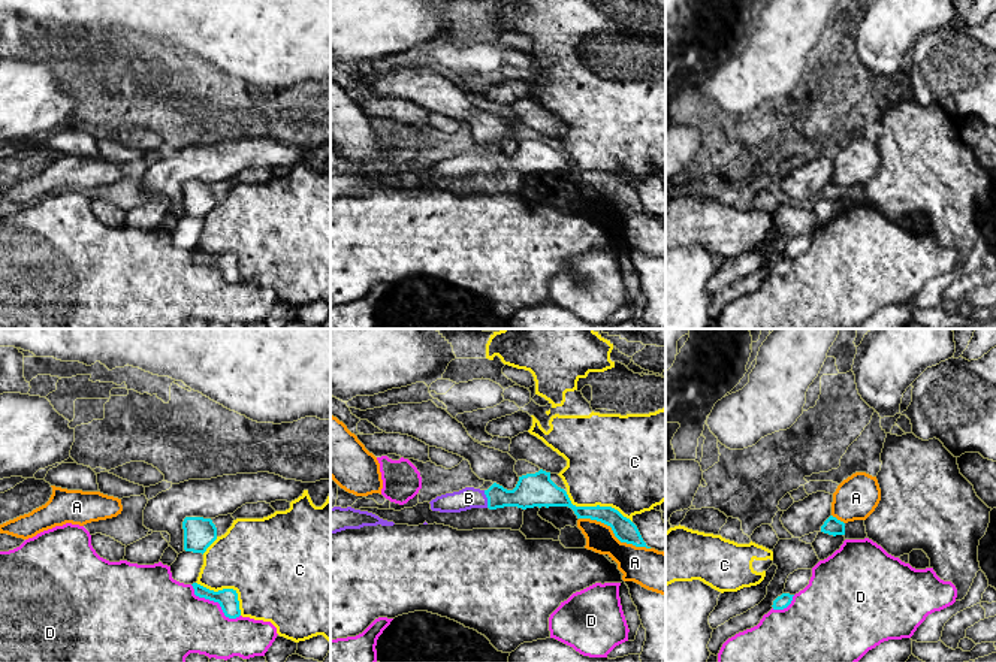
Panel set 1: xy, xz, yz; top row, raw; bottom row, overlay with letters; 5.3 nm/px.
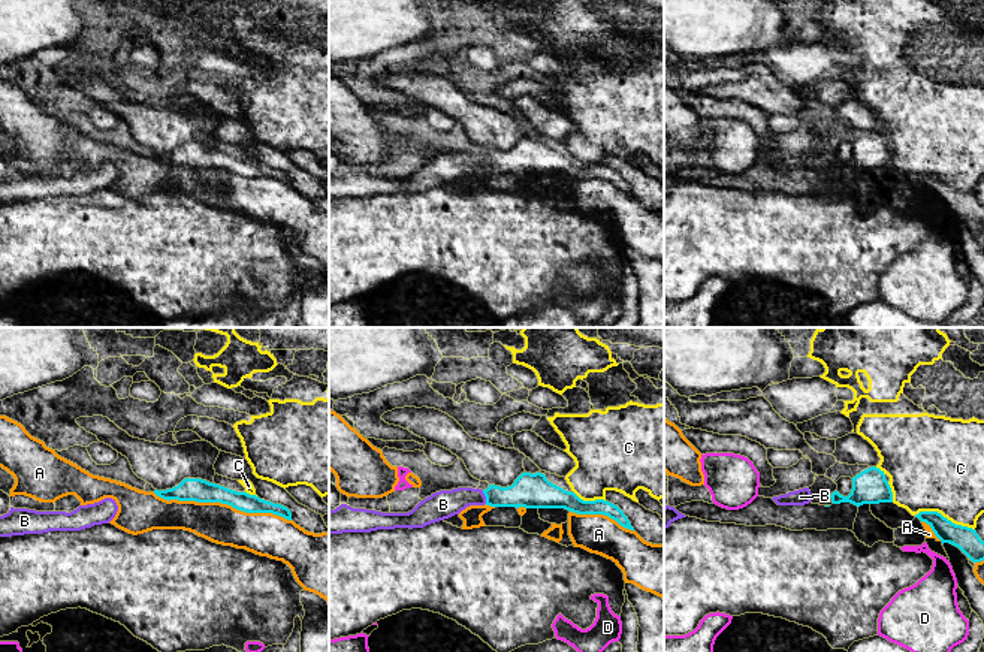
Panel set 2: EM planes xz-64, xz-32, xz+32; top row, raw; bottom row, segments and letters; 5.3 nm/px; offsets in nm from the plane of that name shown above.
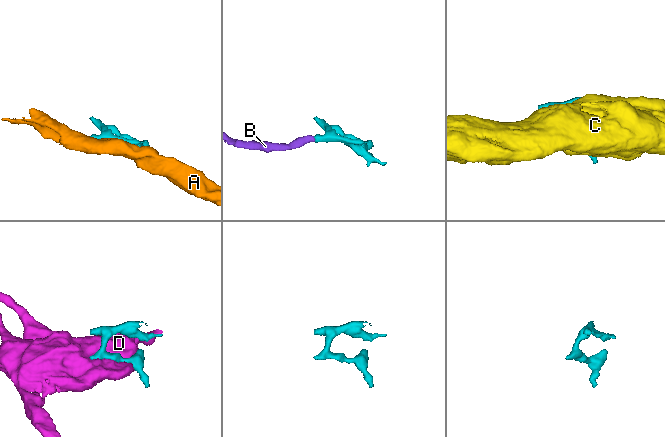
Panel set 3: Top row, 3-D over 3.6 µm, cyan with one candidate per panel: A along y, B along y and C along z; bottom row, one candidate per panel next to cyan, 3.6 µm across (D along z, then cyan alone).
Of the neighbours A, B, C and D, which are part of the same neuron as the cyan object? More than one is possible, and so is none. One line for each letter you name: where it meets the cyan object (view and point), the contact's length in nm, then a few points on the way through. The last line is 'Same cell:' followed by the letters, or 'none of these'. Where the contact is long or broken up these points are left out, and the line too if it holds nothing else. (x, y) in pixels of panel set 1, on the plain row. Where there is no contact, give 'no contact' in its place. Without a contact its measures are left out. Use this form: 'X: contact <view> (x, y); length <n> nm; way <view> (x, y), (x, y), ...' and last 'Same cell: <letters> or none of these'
B: contact xz (488, 165); length 100 nm; way xz (531, 156), (516, 163), (488, 165), (468, 163)
Same cell: B

